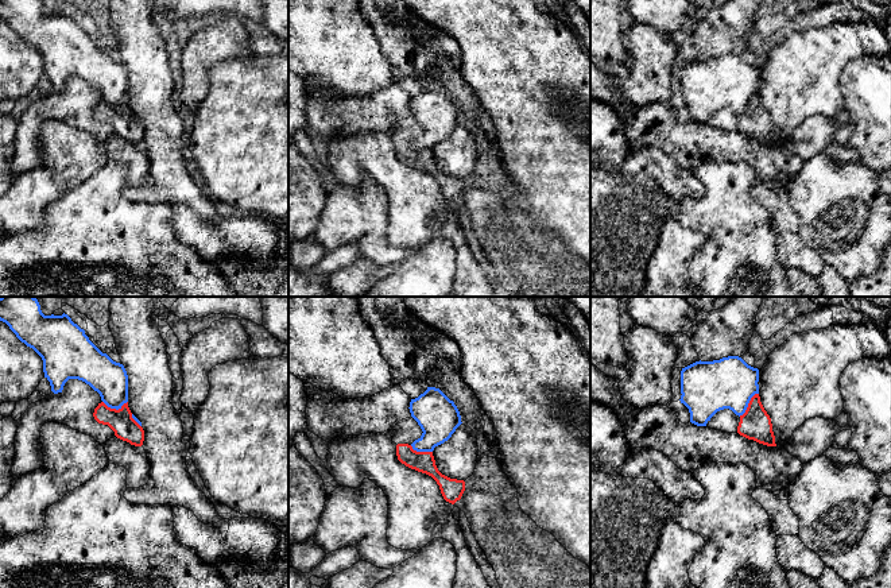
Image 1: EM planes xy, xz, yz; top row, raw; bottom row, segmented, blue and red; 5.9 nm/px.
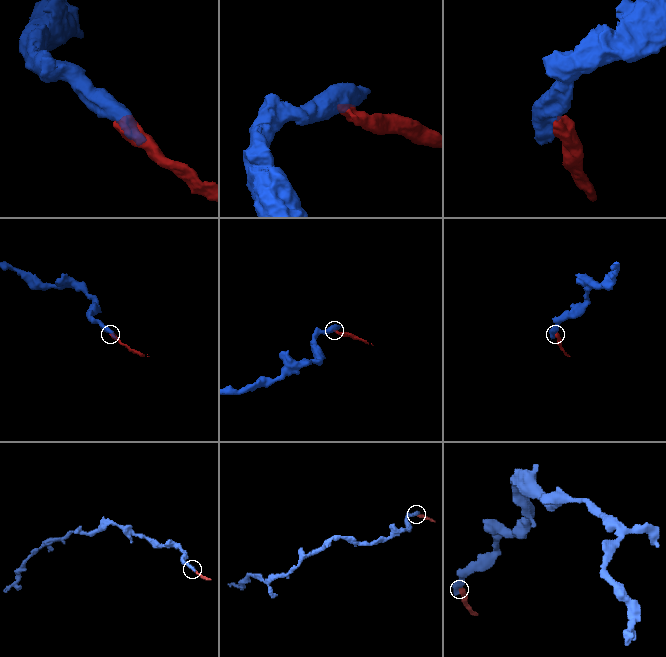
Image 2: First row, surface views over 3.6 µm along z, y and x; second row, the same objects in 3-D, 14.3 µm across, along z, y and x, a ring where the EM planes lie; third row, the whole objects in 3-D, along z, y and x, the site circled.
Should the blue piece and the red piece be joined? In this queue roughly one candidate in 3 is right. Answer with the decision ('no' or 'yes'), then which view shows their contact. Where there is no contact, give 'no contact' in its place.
no; meets blue in yz

